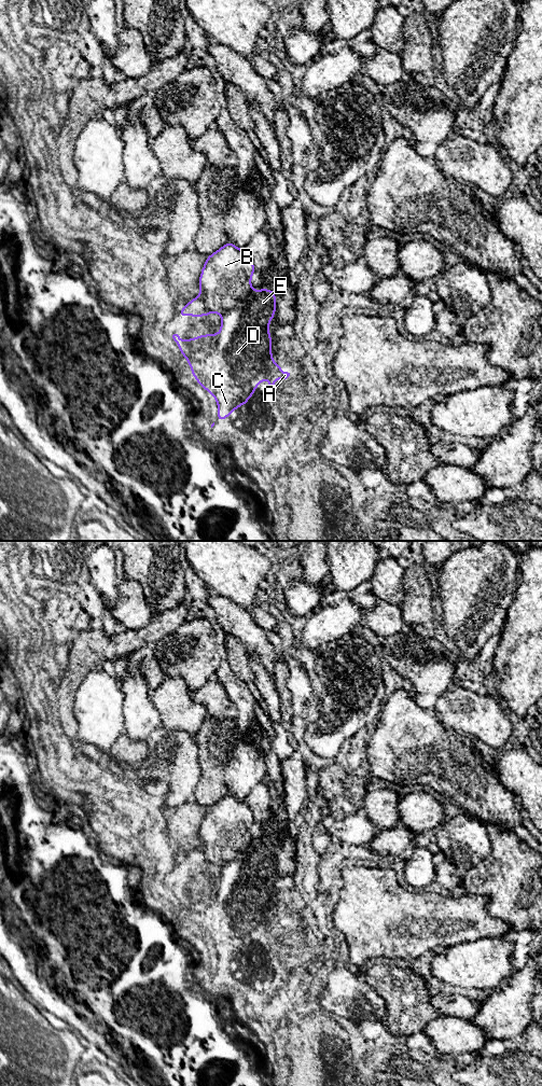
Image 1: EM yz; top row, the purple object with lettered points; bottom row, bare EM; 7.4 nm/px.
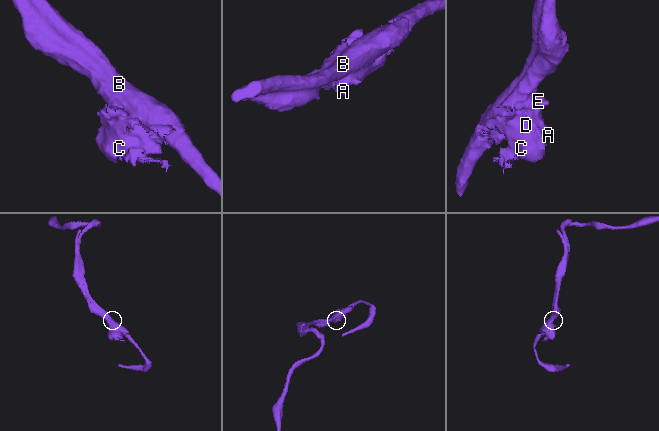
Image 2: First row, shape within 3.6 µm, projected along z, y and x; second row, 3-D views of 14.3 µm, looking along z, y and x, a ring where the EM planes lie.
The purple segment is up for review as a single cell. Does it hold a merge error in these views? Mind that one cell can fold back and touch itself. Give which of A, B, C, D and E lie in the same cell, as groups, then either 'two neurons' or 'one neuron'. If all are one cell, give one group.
A C D E / B | two neurons

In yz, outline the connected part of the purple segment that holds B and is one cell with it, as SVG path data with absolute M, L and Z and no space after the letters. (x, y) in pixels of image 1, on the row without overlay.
M231 793L207 808L198 831L206 861L225 866L253 843L251 829L254 823L247 802L237 799Z

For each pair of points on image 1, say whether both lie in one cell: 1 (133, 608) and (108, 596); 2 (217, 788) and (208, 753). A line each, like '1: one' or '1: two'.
1: two
2: one

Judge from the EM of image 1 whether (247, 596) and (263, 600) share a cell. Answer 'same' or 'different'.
different

